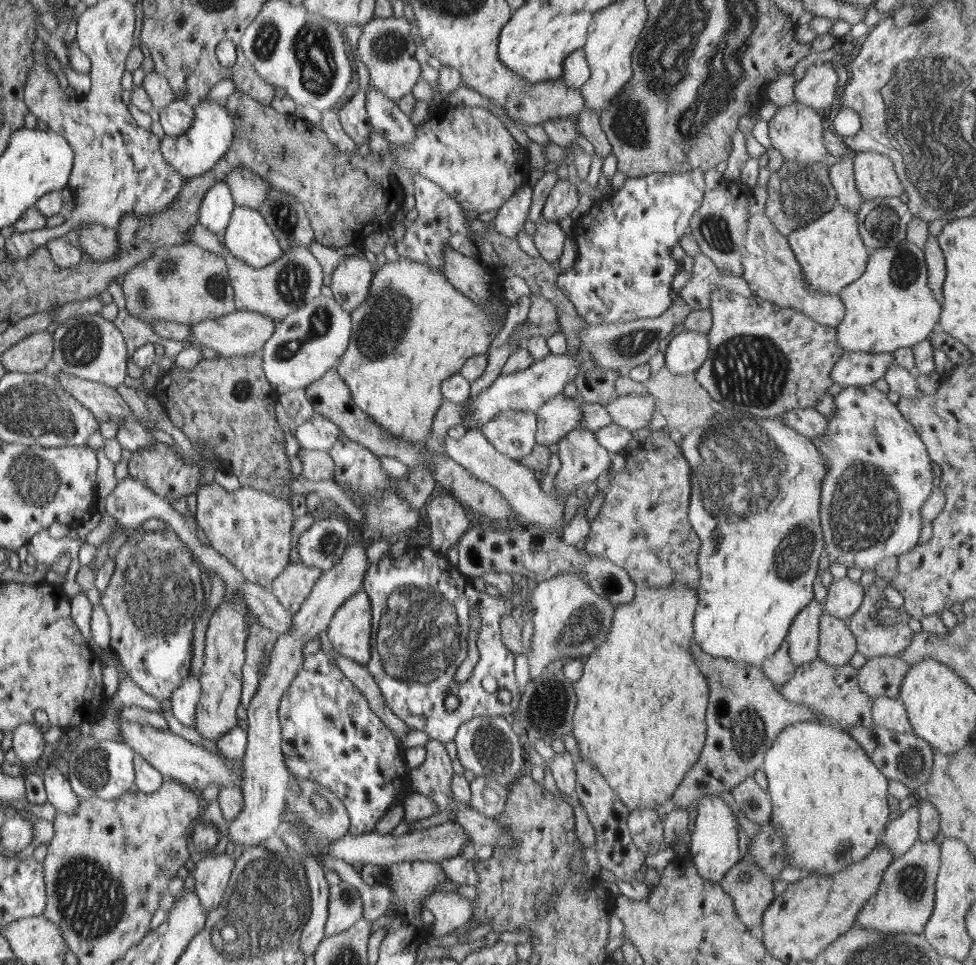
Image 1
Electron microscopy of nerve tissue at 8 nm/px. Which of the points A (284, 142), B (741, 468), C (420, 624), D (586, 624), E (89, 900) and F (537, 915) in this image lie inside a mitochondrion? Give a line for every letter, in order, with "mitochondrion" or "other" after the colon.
A: mitochondrion
B: mitochondrion
C: mitochondrion
D: mitochondrion
E: mitochondrion
F: mitochondrion

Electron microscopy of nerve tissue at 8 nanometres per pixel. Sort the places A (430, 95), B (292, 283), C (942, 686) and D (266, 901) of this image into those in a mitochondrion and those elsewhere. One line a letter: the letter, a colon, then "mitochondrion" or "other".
A: other
B: mitochondrion
C: other
D: mitochondrion

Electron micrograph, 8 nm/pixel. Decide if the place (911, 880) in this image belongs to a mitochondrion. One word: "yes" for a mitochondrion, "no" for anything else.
yes

